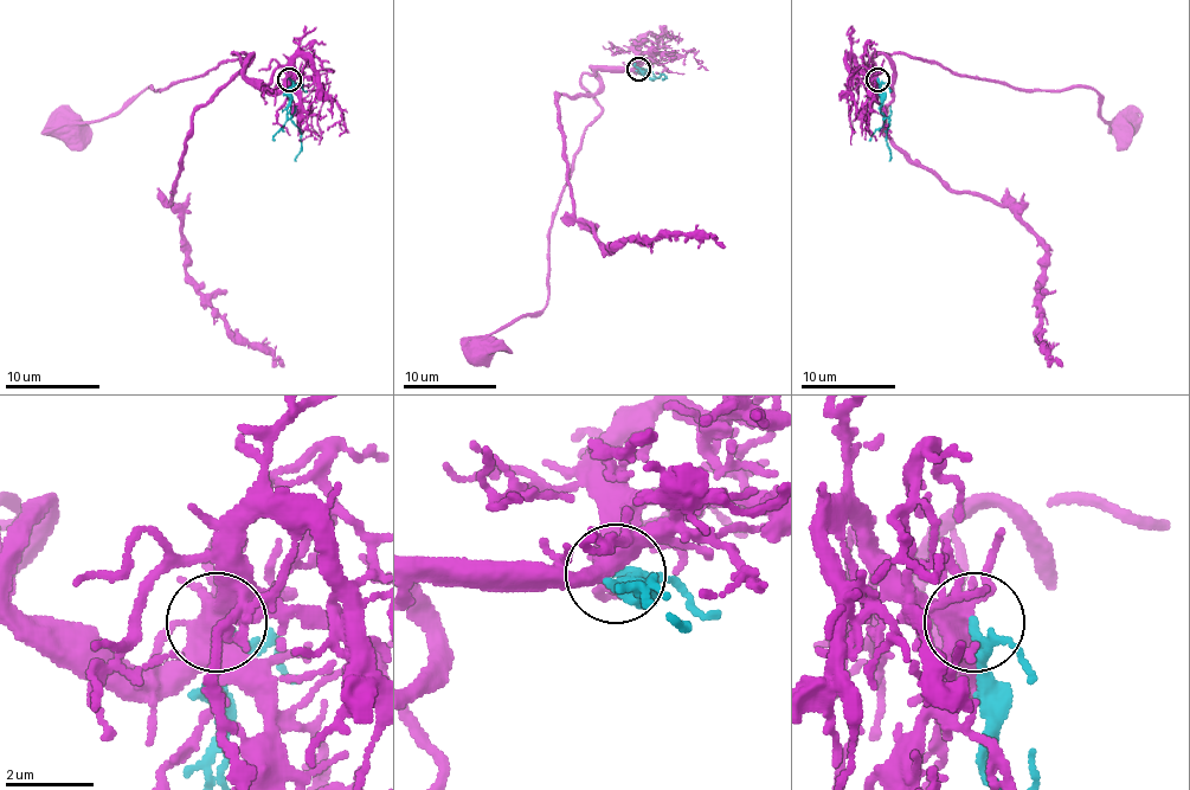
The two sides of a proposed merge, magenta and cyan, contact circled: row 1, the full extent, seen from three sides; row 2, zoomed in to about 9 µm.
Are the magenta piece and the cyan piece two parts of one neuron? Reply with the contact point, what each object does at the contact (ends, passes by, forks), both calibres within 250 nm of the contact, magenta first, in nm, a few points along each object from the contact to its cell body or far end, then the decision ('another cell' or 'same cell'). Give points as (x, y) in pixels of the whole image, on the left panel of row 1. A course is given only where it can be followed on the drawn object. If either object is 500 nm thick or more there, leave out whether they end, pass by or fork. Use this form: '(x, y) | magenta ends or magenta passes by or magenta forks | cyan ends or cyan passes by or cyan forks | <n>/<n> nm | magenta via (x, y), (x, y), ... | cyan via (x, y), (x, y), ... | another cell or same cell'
(289, 79) | magenta forks | cyan passes by | 360/160 nm | magenta via (288, 79), (259, 89), (231, 53), (246, 56), (165, 89), (148, 87), (90, 122), (62, 120) | cyan via (288, 79), (293, 89), (287, 117), (301, 132), (295, 160) | same cell

